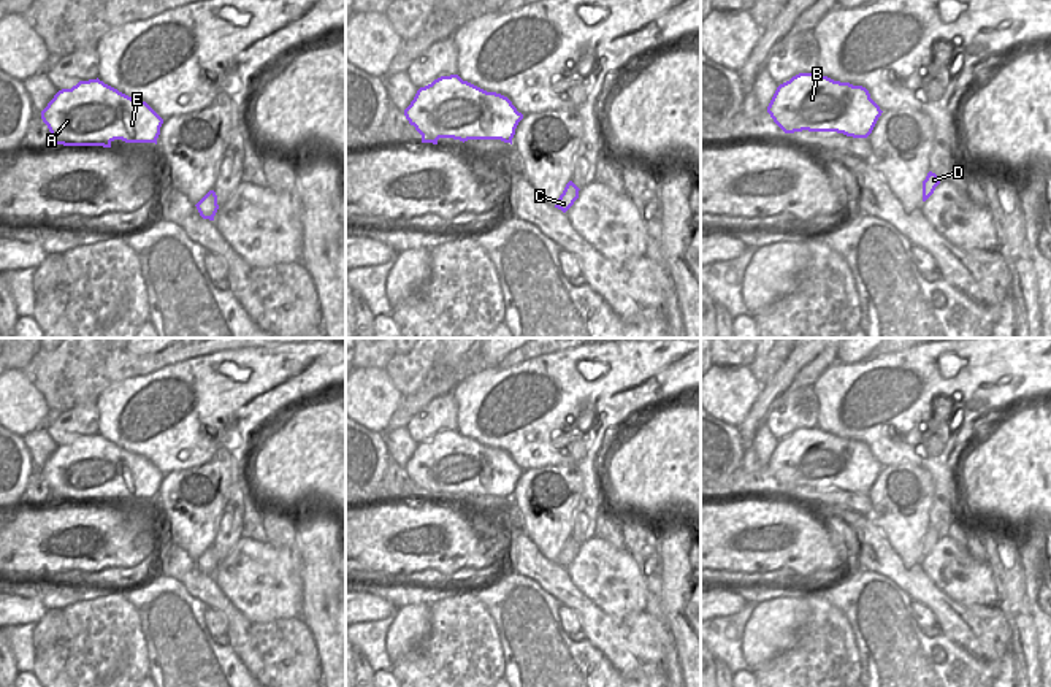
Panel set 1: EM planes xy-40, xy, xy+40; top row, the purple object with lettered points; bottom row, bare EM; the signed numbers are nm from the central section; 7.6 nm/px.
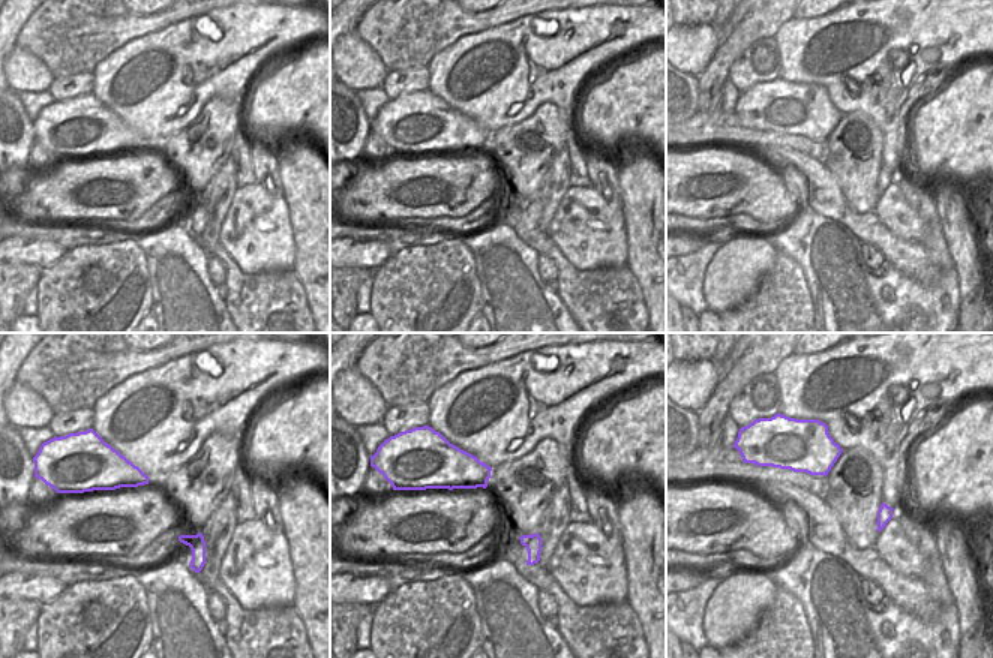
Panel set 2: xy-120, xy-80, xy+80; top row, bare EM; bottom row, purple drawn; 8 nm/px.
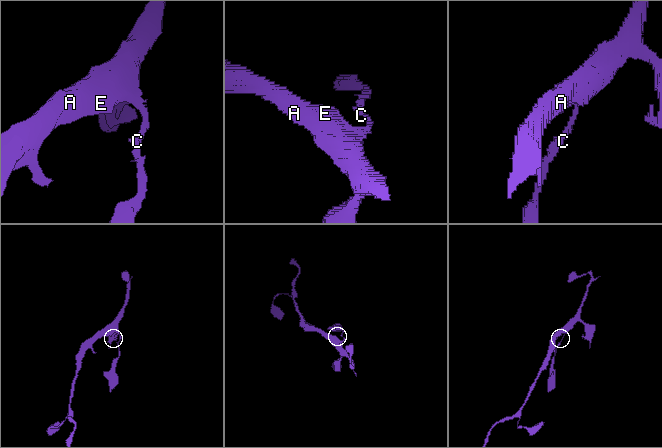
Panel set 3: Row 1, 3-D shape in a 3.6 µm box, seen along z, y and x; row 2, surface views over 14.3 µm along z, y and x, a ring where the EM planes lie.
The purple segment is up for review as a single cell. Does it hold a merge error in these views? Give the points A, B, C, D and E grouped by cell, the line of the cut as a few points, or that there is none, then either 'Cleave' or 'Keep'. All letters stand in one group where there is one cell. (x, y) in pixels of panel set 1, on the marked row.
Groups: A B D E / C. Split along xy (568, 183), (577, 191). Cleave.

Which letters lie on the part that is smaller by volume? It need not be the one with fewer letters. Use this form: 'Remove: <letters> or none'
Remove: C

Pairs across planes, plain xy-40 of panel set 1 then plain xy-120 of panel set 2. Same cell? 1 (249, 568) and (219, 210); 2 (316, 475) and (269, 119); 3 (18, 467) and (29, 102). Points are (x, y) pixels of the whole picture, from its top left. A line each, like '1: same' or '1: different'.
1: different
2: same
3: different

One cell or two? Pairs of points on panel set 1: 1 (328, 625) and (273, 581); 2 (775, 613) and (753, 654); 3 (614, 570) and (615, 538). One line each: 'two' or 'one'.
1: two
2: one
3: two

